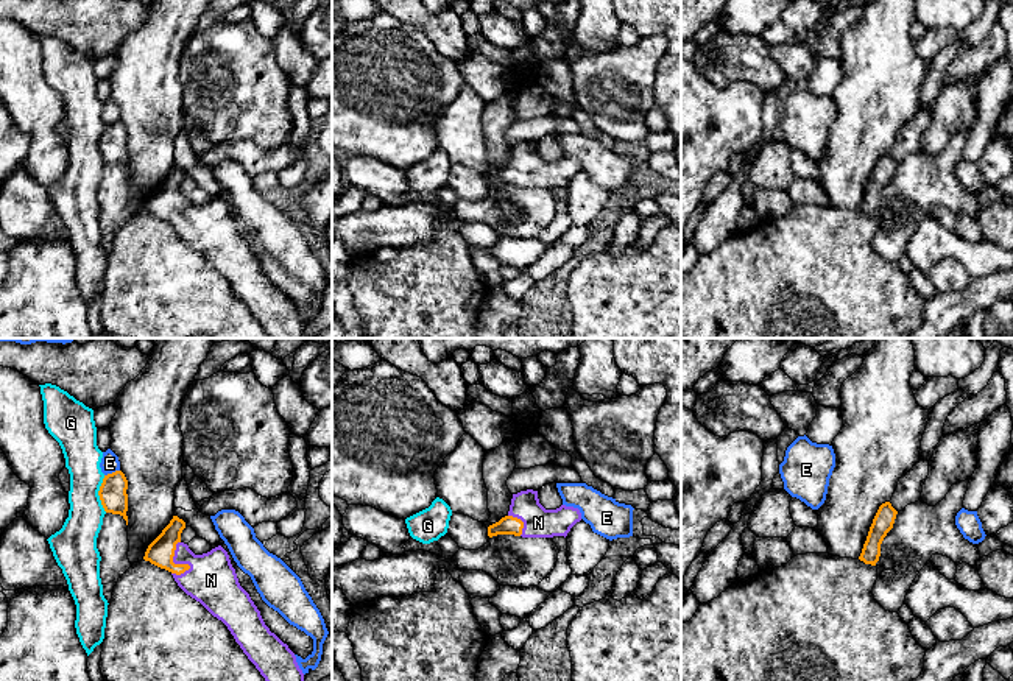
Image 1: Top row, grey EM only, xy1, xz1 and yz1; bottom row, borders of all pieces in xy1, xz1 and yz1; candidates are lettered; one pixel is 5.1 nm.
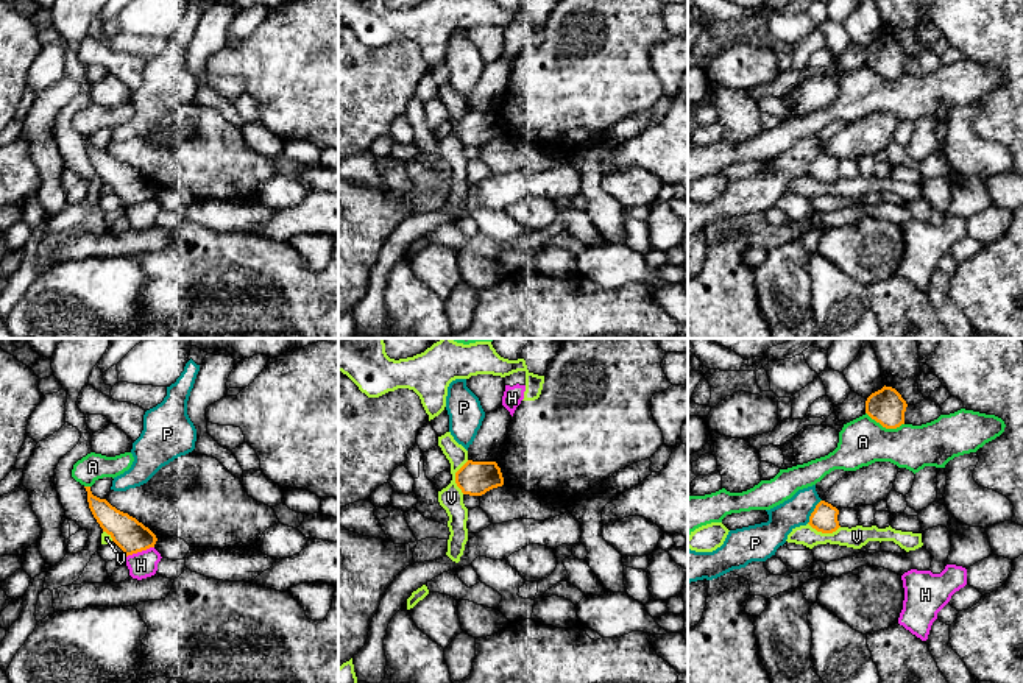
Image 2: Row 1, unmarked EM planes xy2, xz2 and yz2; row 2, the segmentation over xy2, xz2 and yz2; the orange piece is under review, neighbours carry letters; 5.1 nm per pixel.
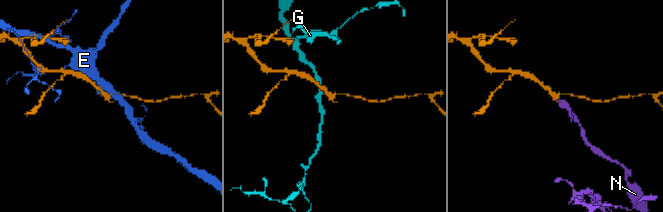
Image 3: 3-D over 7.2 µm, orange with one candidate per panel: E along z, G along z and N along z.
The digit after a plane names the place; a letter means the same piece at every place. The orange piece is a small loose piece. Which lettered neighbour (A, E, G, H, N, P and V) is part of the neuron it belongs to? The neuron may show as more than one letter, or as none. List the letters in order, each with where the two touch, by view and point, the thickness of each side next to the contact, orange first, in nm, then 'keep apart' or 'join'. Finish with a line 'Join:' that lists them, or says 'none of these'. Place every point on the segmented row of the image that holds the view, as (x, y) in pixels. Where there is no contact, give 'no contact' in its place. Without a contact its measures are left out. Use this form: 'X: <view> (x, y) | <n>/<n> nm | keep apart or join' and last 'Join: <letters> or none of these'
A: yz2 (884, 426) | 190/240 nm | keep apart
E: xy1 (112, 472) | 140/100 nm | keep apart
G: xy1 (98, 494) | 140/190 nm | keep apart
H: xy2 (139, 551) | 170/140 nm | keep apart
N: xy1 (178, 564) | 140/260 nm | join
P: yz2 (813, 512) | 140/150 nm | keep apart
V: xz2 (456, 477) | 180/130 nm | keep apart
Join: N

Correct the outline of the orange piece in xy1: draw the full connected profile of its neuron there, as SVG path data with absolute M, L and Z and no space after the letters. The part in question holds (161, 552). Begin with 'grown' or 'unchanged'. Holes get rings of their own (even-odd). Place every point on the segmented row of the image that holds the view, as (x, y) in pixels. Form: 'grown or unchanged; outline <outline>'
grown; outline M173 516L148 545L143 559L168 570L178 586L221 620L265 681L304 681L295 653L265 625L240 586L228 552L218 545L195 555L181 541L185 522Z

